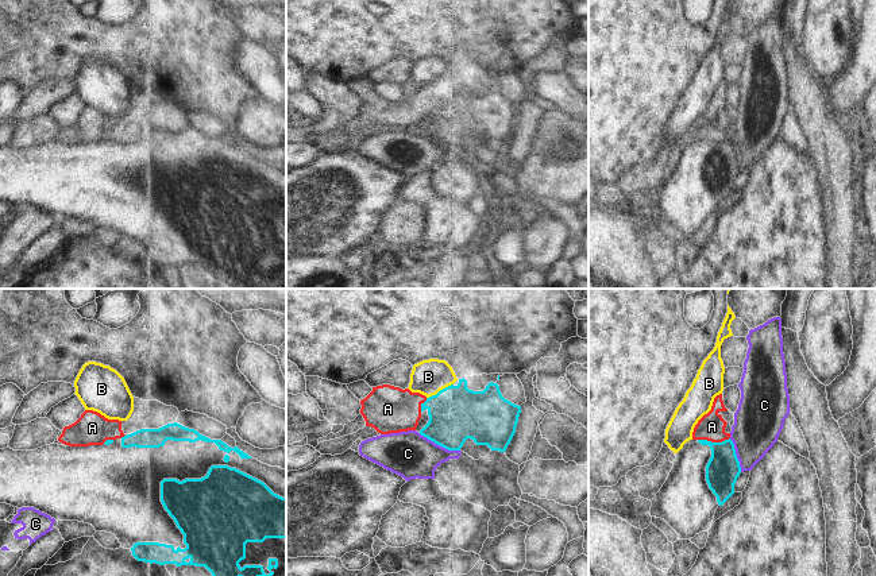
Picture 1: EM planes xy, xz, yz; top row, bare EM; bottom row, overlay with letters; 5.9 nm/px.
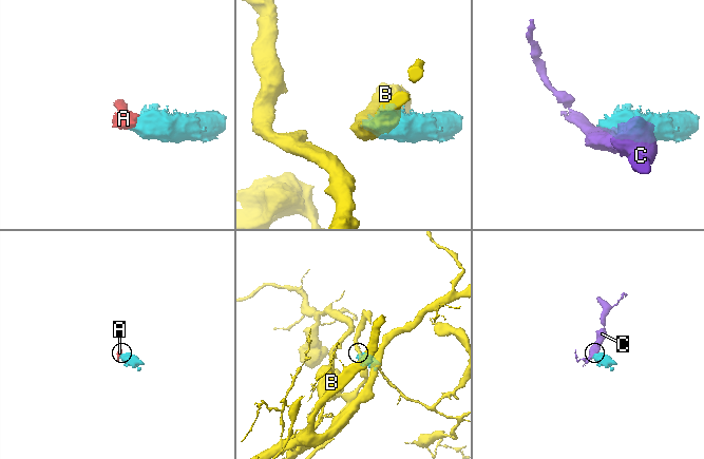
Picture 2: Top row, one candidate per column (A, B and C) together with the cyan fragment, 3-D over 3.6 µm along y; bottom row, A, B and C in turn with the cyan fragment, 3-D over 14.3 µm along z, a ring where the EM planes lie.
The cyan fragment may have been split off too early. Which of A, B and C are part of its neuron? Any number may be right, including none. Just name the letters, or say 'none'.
none

